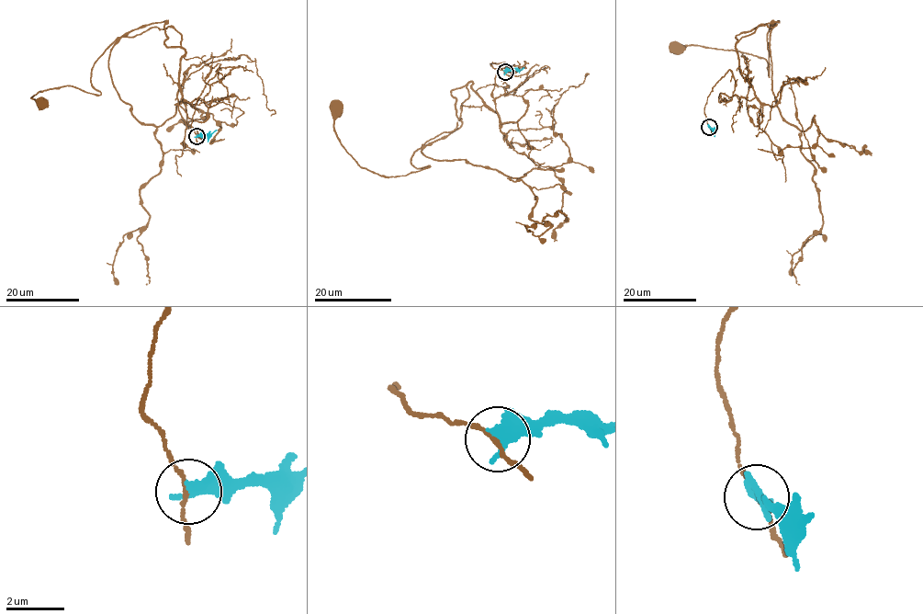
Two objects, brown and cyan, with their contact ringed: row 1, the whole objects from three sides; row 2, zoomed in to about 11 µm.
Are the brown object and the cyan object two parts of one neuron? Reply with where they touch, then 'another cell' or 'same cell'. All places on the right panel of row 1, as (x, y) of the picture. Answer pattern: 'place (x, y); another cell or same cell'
place (709, 127); another cell

